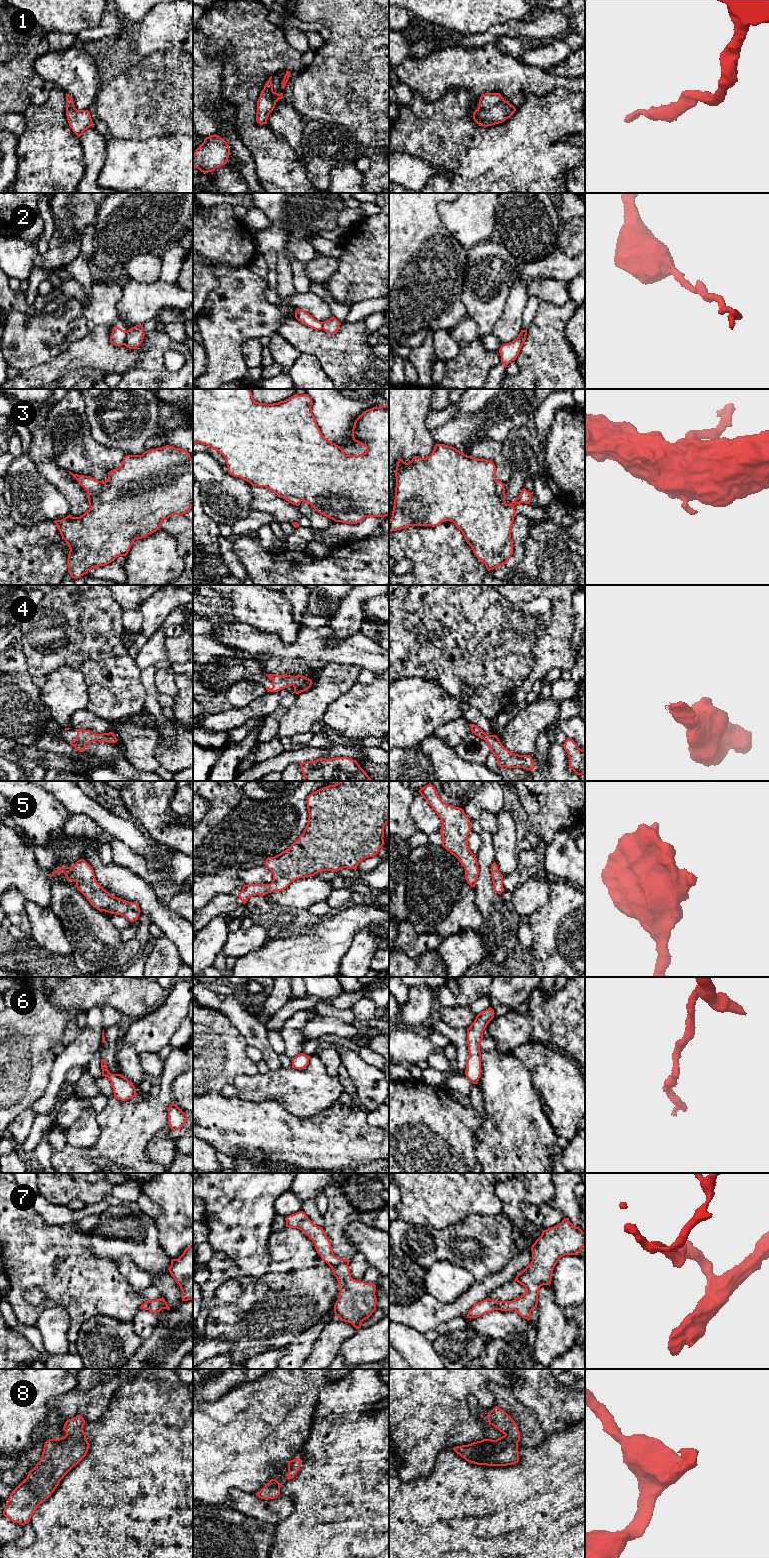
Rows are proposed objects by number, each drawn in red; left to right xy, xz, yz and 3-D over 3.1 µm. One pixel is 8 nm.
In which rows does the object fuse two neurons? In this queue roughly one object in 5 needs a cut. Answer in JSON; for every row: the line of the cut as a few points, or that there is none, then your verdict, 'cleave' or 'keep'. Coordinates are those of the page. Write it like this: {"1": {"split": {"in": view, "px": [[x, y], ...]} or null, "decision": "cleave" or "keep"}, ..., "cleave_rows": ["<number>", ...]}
{"1": {"split": null, "decision": "keep"}, "2": {"split": {"in": "xy", "px": [[127, 331], [123, 344]]}, "decision": "cleave"}, "3": {"split": {"in": "yz", "px": [[495, 479], [496, 492], [499, 498], [513, 507]]}, "decision": "cleave"}, "4": {"split": null, "decision": "keep"}, "5": {"split": null, "decision": "keep"}, "6": {"split": null, "decision": "keep"}, "7": {"split": null, "decision": "keep"}, "8": {"split": null, "decision": "keep"}, "cleave_rows": ["2", "3"]}

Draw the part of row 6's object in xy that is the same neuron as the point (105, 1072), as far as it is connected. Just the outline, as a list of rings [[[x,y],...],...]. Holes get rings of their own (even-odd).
[[[101,1060],[101,1069],[102,1076],[107,1077],[112,1083],[115,1098],[126,1101],[138,1095],[133,1083],[121,1074],[111,1074],[104,1060]]]

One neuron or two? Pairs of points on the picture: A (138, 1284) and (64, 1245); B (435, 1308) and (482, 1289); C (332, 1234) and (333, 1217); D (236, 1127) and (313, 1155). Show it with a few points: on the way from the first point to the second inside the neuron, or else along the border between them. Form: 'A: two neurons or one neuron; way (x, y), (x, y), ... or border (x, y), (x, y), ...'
A: two neurons; border (116, 1264), (119, 1273), (135, 1290), (139, 1291)
B: one neuron; way (447, 1308), (458, 1308), (470, 1297)
C: one neuron; way (332, 1230), (333, 1221)
D: one neuron; way (255, 1127), (265, 1129), (274, 1136), (294, 1142)

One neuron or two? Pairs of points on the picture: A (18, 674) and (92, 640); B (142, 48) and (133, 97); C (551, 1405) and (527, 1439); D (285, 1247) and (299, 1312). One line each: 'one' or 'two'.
A: two
B: two
C: two
D: one

